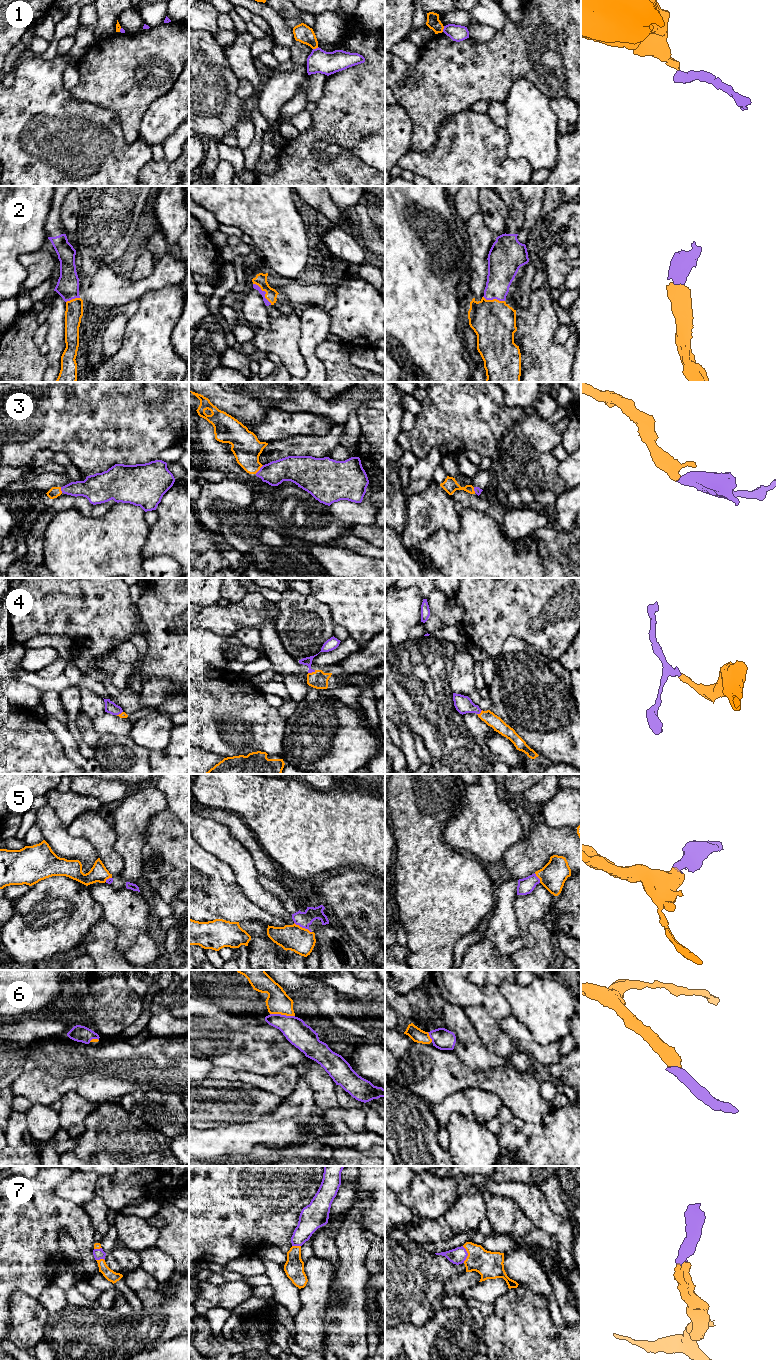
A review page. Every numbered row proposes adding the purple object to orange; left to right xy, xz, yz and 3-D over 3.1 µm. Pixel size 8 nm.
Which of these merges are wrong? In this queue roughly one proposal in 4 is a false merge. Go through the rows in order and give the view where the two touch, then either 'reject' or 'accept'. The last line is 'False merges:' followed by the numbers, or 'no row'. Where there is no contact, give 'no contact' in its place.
1: yz | reject
2: xz | accept
3: xz | accept
4: xz | accept
5: xz | accept
6: xz | accept
7: yz | accept
False merges: 1

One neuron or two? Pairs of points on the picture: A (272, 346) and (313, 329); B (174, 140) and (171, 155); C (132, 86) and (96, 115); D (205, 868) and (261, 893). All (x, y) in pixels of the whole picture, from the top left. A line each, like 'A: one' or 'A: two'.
A: two
B: one
C: two
D: two

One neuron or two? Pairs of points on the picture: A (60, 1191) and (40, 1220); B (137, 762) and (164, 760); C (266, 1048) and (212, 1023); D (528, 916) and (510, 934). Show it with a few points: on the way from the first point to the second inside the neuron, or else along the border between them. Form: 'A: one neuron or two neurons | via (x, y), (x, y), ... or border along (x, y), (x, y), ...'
A: two neurons | border along (69, 1176), (56, 1186), (55, 1194), (78, 1205)
B: two neurons | border along (151, 751), (149, 763)
C: one neuron | via (253, 1038), (247, 1038), (234, 1032), (225, 1032)
D: two neurons | border along (513, 904), (516, 924), (525, 946)

